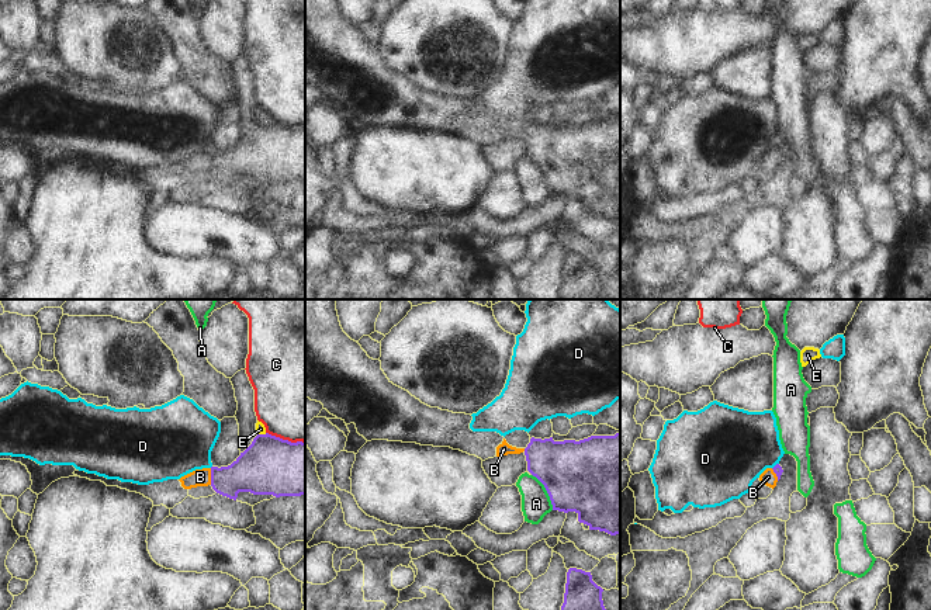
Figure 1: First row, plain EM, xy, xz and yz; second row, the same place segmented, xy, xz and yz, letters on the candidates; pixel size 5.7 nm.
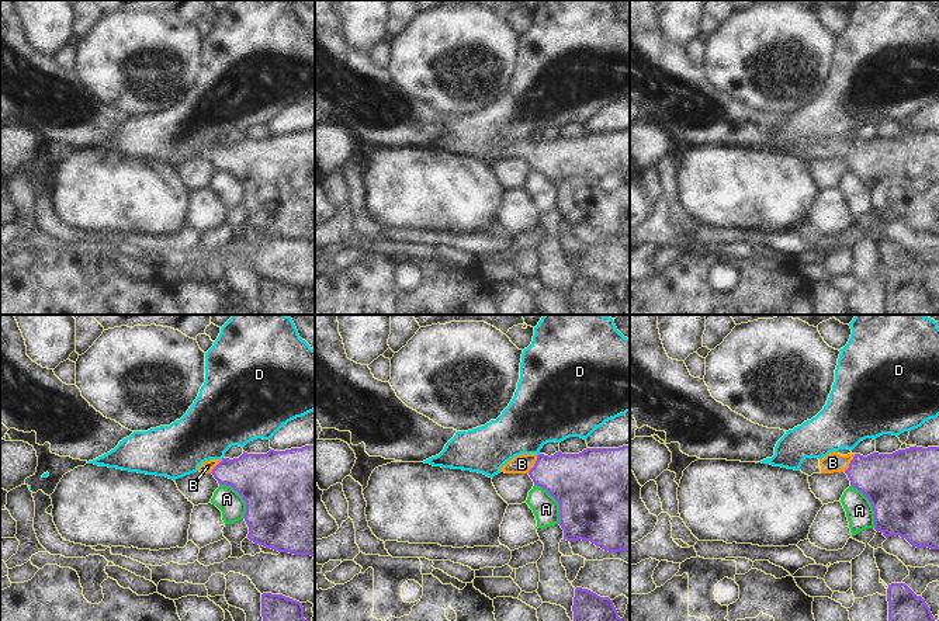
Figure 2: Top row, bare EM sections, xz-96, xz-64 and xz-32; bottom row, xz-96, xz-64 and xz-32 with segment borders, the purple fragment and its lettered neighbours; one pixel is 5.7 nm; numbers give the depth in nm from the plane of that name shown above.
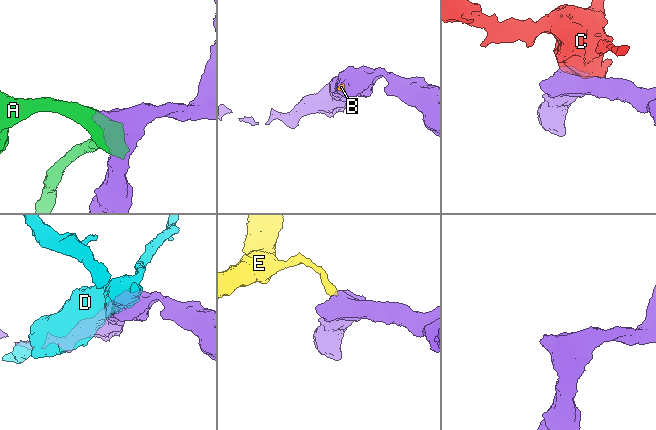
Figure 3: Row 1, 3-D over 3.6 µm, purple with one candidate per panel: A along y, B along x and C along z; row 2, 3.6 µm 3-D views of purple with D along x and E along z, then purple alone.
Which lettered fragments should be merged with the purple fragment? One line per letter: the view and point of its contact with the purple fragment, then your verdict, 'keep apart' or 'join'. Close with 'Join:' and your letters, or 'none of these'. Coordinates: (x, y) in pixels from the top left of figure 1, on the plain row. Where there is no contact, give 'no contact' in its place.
A: xz (547, 177) | keep apart
B: xy (211, 162) | join
C: xy (286, 125) | keep apart
D: yz (775, 151) | keep apart
E: xy (262, 120) | keep apart
Join: B

